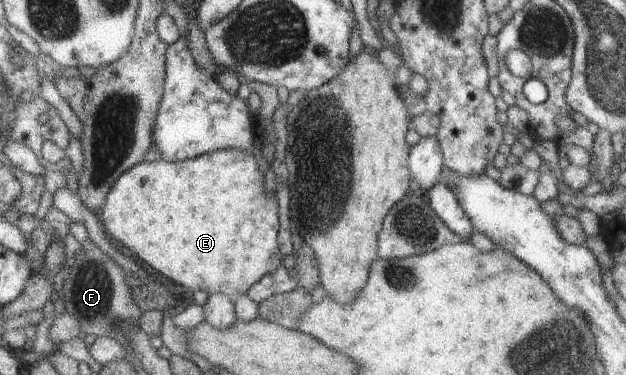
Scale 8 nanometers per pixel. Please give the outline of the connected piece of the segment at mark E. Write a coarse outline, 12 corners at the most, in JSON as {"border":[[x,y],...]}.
{"border":[[253,155],[147,161],[97,212],[140,265],[233,299],[280,266]]}

